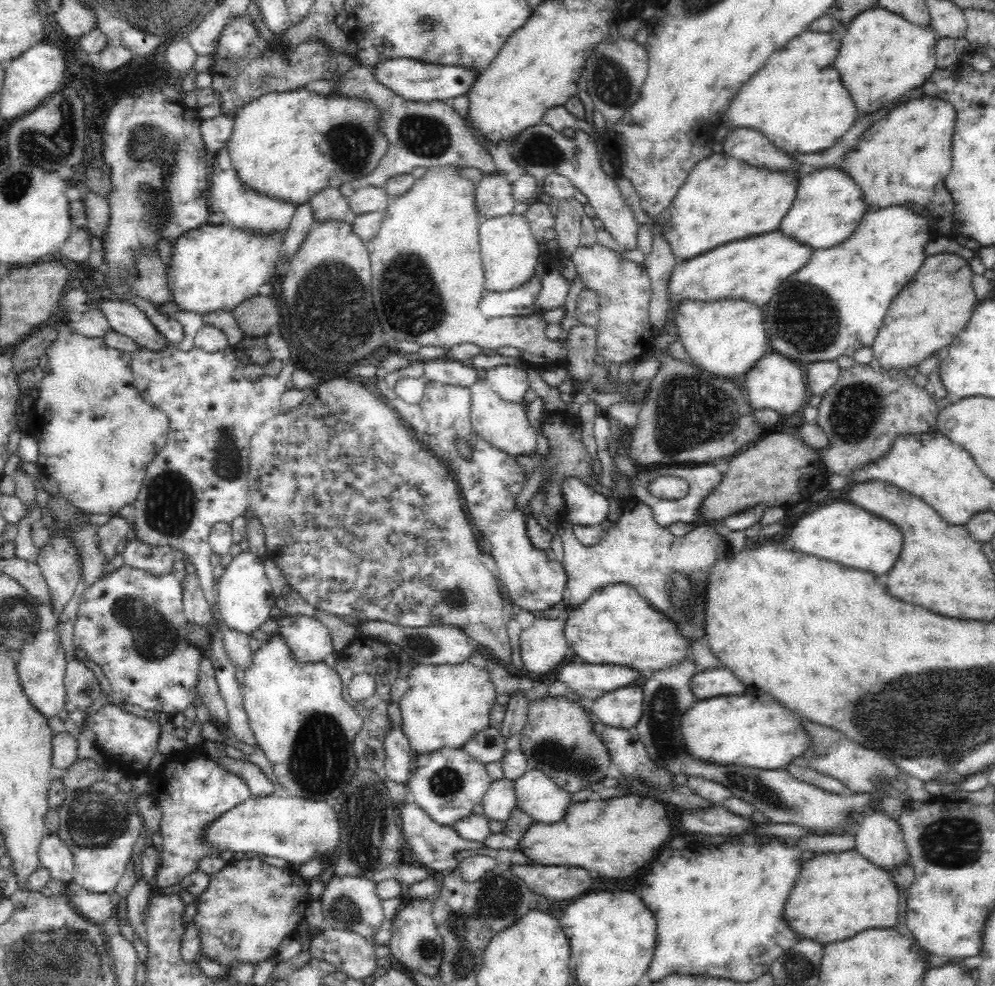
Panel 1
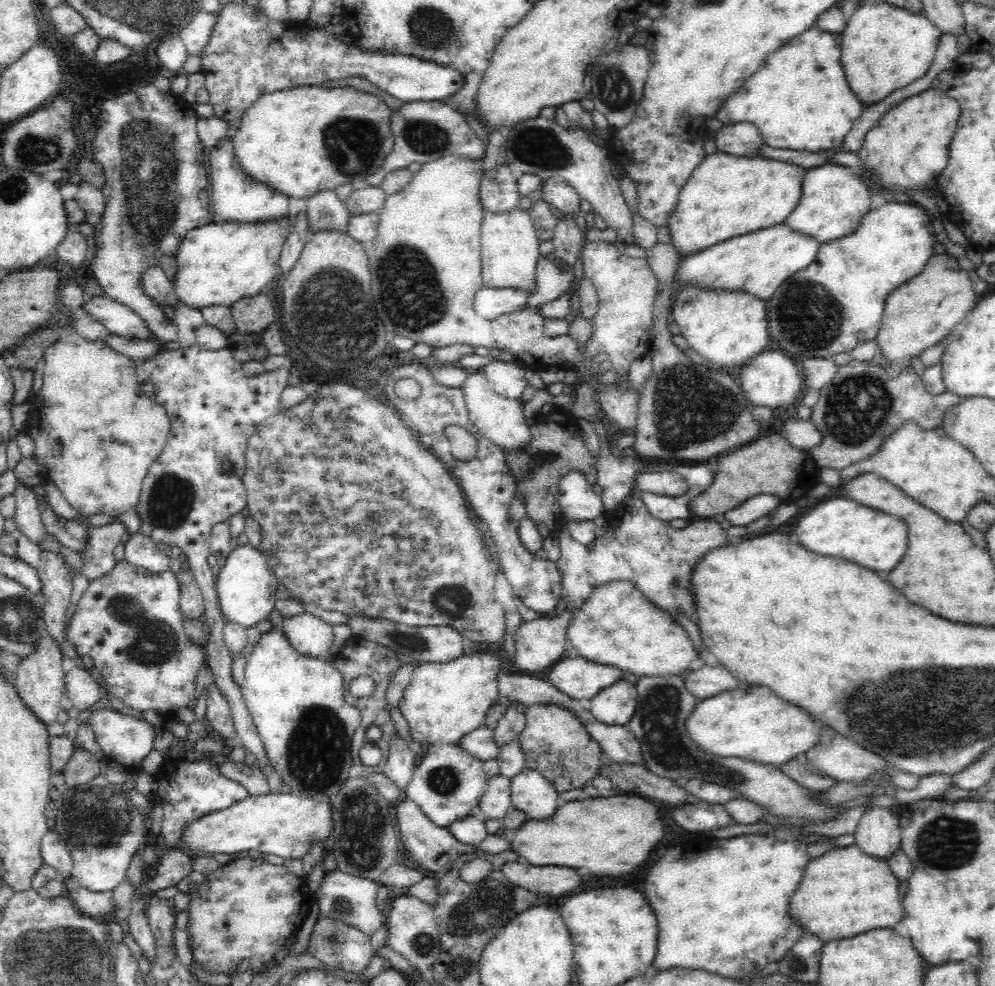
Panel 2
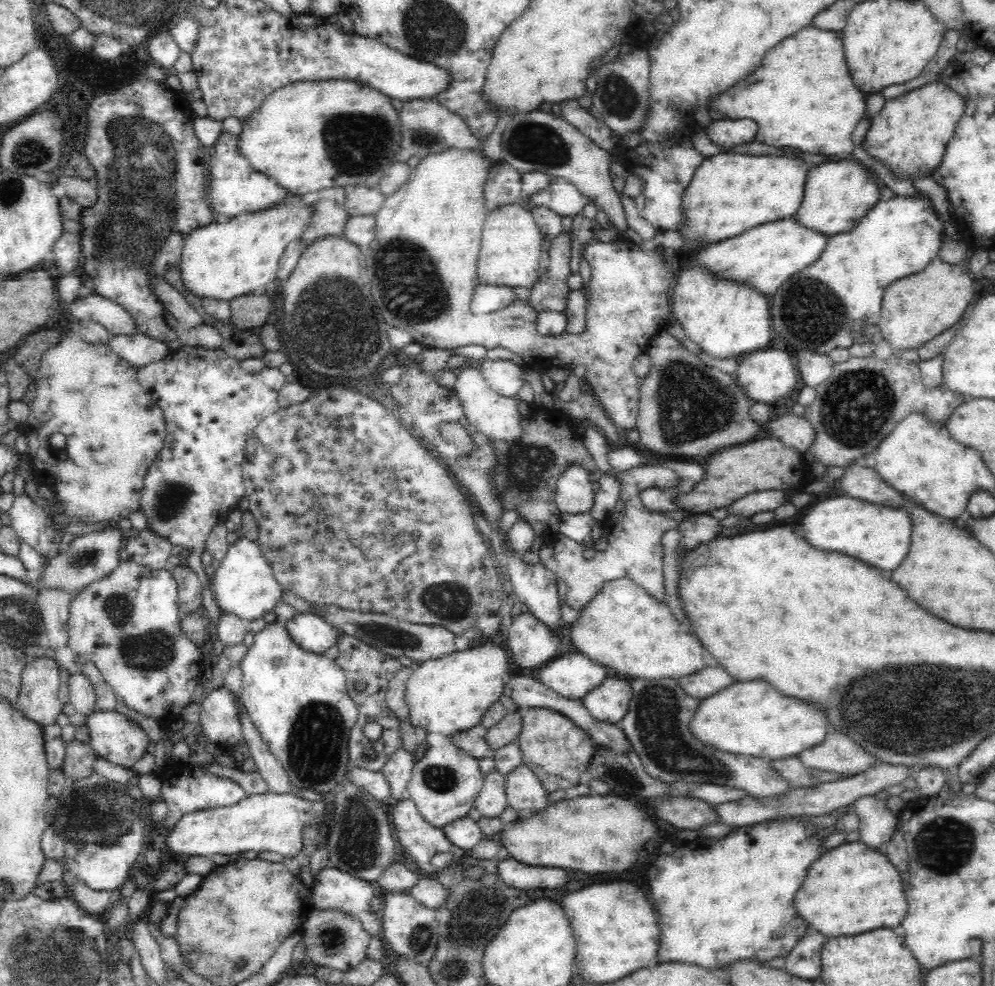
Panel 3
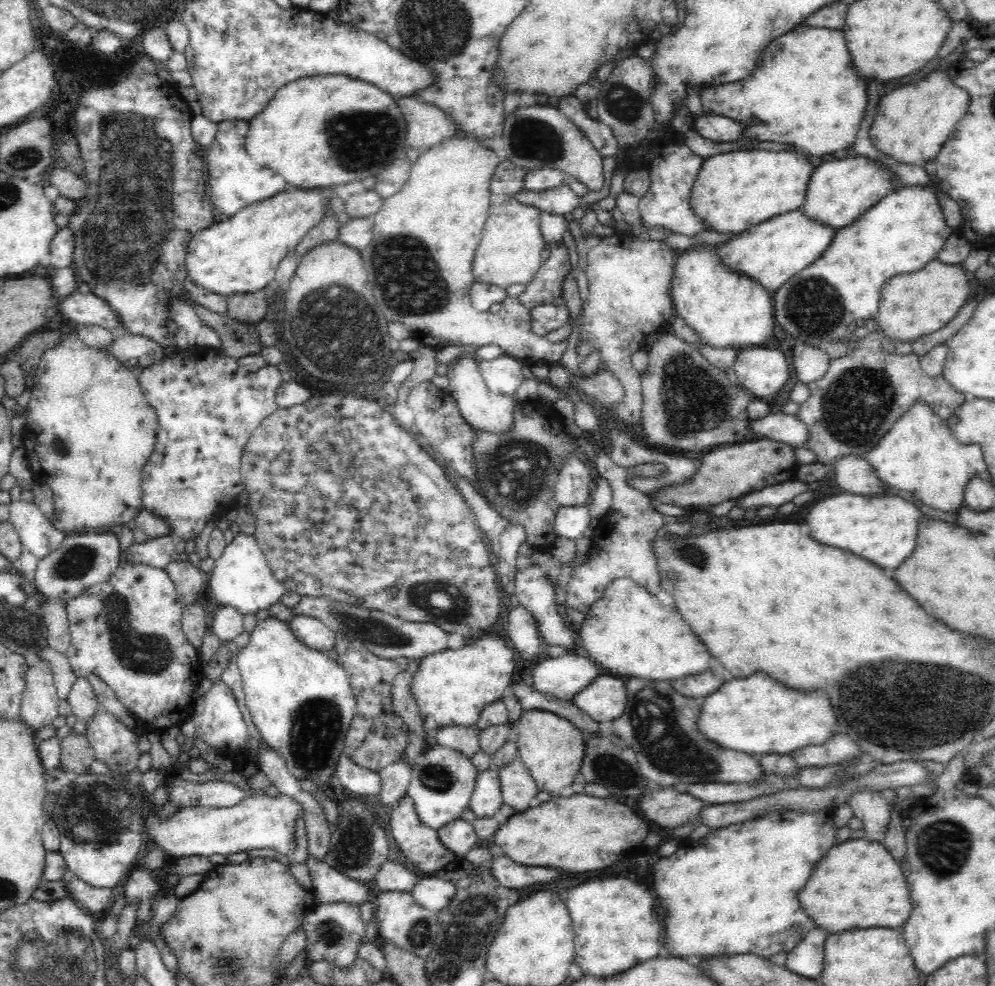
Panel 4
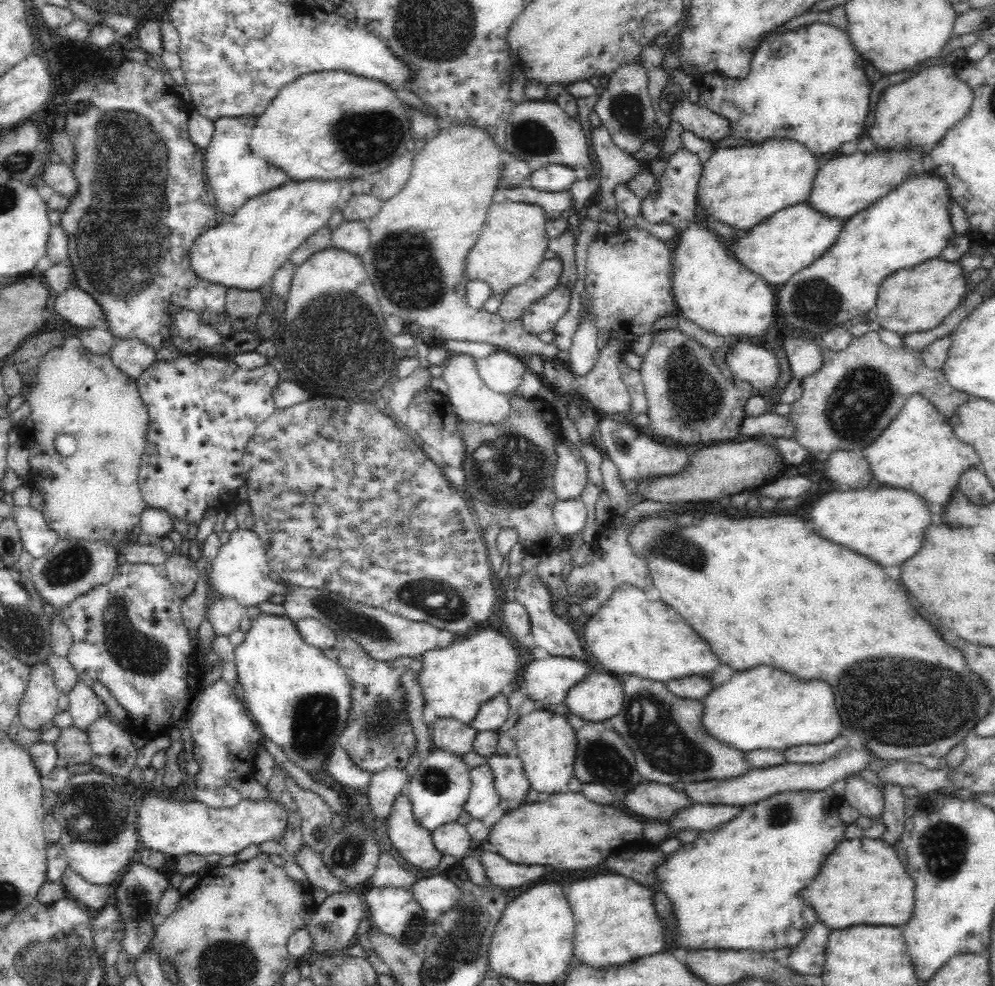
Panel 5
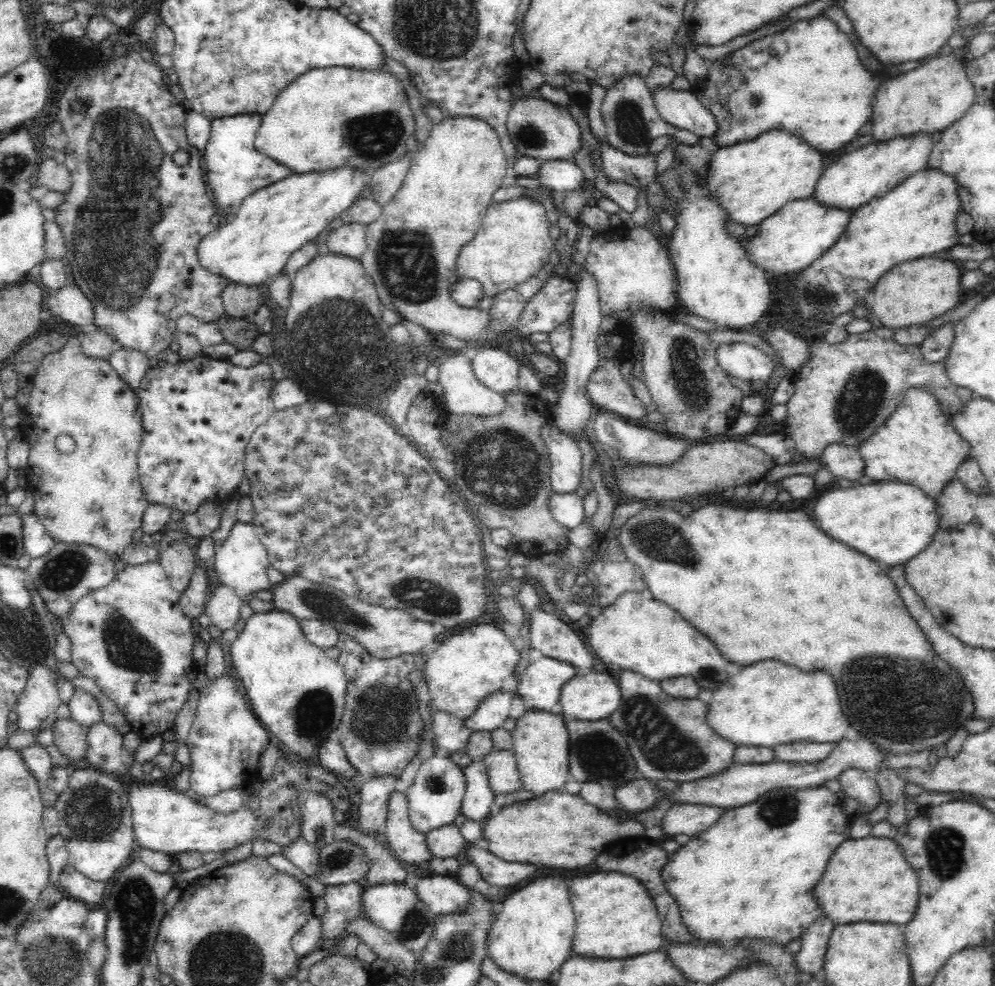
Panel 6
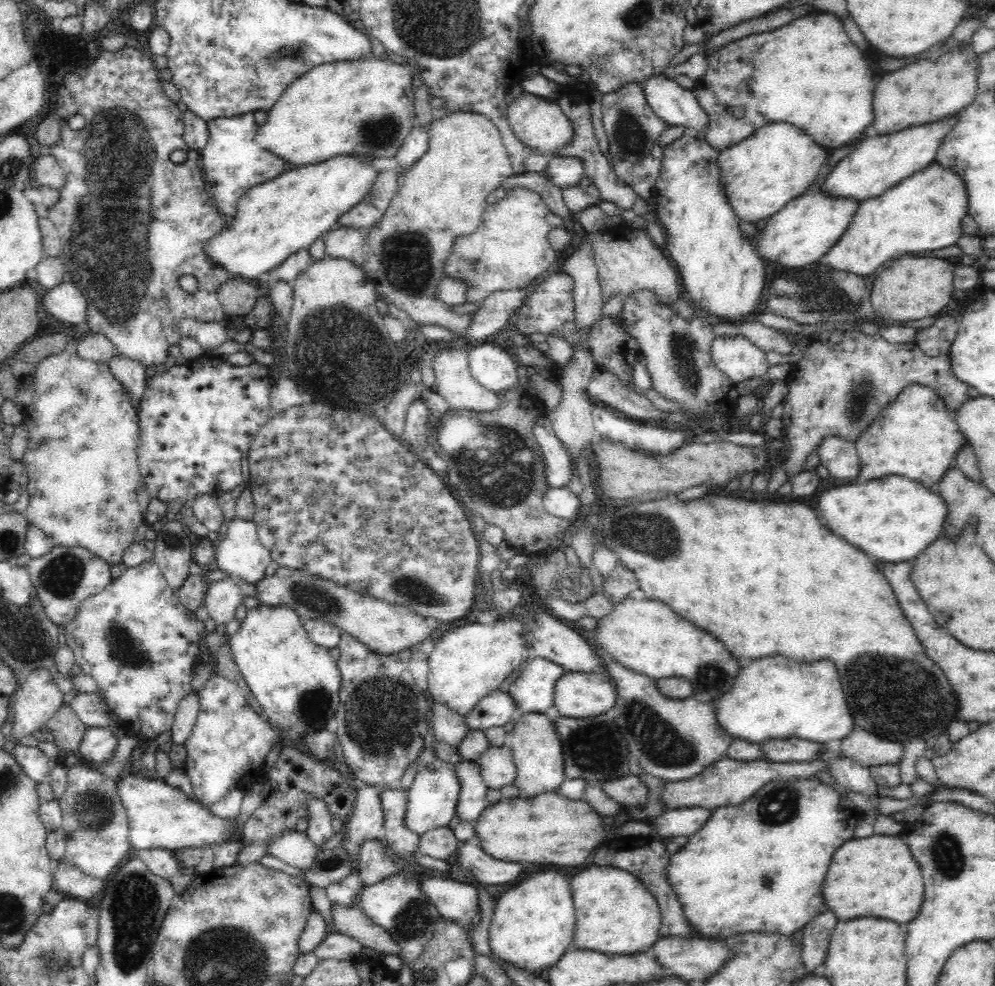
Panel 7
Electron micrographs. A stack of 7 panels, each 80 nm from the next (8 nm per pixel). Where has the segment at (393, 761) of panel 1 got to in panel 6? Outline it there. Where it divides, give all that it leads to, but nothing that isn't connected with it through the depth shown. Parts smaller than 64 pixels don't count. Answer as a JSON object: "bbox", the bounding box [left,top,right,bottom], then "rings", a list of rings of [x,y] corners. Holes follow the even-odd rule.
{"bbox":[349,777,399,835],"rings":[[[376,777],[363,783],[359,792],[357,820],[349,822],[366,835],[380,833],[385,828],[388,796],[393,792],[399,777]]]}

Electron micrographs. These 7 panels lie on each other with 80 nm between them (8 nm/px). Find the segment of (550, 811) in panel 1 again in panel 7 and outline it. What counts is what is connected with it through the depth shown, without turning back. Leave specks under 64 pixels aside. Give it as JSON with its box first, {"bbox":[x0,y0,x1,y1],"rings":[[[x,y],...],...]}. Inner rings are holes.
{"bbox":[476,743,516,788],"rings":[[[508,743],[502,746],[489,745],[476,762],[479,764],[480,776],[486,786],[500,788],[514,782],[516,765]]]}

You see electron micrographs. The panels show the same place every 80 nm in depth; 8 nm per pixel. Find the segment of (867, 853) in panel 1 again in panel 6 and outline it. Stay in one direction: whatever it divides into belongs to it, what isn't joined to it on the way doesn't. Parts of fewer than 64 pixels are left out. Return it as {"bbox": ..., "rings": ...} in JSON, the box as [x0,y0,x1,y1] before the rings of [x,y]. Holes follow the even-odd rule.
{"bbox":[836,766,882,811],"rings":[[[848,766],[836,776],[836,779],[841,789],[850,798],[857,800],[860,806],[866,806],[868,811],[873,811],[882,799],[880,787],[867,771]]]}

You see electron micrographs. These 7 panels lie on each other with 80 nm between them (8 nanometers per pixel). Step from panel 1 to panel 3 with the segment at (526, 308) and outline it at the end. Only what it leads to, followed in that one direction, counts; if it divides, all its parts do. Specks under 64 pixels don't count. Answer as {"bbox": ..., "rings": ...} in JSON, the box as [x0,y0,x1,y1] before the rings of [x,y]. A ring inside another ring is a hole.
{"bbox":[471,284,516,316],"rings":[[[478,284],[473,288],[471,310],[479,316],[488,316],[494,310],[508,306],[516,294],[511,287],[502,287],[492,284]]]}

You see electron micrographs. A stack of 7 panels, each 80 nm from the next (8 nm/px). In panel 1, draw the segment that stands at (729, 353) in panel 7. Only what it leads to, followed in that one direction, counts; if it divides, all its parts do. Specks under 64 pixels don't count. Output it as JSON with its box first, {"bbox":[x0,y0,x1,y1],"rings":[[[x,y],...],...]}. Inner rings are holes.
{"bbox":[742,352,809,414],"rings":[[[766,352],[754,366],[750,366],[742,376],[746,400],[750,402],[751,408],[767,408],[778,412],[778,414],[794,414],[796,410],[801,411],[807,405],[809,390],[802,376],[802,365],[795,360],[780,354],[779,352]]]}

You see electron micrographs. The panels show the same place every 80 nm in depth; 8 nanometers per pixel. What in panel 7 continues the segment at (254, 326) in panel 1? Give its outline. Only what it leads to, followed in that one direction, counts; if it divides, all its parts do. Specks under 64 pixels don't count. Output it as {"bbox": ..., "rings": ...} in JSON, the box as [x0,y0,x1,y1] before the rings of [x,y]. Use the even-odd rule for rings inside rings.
{"bbox":[216,277,263,318],"rings":[[[236,277],[228,278],[224,284],[218,286],[216,295],[227,318],[249,313],[254,308],[256,298],[263,296],[246,278]]]}

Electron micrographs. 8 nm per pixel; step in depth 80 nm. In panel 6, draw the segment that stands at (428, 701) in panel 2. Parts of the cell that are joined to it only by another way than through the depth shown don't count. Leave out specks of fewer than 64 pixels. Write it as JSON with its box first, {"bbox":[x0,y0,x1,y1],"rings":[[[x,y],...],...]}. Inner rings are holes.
{"bbox":[421,623,520,719],"rings":[[[474,623],[458,634],[438,640],[436,650],[421,656],[426,668],[424,677],[428,683],[429,706],[464,719],[478,708],[486,696],[501,690],[504,681],[514,675],[520,661],[520,648],[496,625]]]}

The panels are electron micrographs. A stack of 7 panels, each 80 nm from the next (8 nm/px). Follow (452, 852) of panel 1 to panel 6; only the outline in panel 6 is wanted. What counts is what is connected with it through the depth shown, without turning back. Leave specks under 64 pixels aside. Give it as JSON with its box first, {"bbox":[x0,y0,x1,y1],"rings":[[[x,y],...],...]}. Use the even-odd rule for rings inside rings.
{"bbox":[384,789,433,864],"rings":[[[396,789],[390,792],[384,829],[387,847],[392,854],[410,864],[416,864],[416,862],[428,864],[433,857],[432,853],[424,841],[424,833],[414,830],[411,826],[408,809],[407,794]]]}

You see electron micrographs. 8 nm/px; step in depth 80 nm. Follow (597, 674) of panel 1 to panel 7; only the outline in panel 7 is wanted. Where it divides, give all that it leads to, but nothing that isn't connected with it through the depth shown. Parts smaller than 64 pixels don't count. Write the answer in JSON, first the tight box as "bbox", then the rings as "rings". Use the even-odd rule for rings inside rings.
{"bbox":[509,654,567,713],"rings":[[[532,654],[520,676],[509,686],[514,706],[524,713],[543,713],[553,705],[554,682],[567,671],[554,662]]]}

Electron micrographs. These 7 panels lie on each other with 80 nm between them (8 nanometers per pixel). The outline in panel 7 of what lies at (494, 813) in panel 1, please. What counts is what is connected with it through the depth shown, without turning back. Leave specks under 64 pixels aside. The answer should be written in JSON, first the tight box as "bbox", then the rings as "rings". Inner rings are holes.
{"bbox":[454,760,486,822],"rings":[[[460,760],[454,763],[454,774],[460,785],[456,815],[462,822],[474,822],[485,810],[486,783],[480,776],[479,764],[476,761]]]}

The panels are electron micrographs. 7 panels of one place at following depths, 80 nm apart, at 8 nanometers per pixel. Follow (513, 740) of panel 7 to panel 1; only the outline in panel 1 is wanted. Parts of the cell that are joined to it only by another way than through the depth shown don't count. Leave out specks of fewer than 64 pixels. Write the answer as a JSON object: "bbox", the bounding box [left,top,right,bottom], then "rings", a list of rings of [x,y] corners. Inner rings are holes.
{"bbox":[520,695,610,793],"rings":[[[548,695],[547,697],[532,700],[527,710],[527,723],[520,732],[520,749],[526,755],[530,769],[541,770],[554,783],[567,793],[578,792],[586,788],[595,788],[599,780],[606,778],[610,766],[610,753],[600,737],[592,731],[590,715],[584,709],[587,705],[581,704],[582,699],[571,699],[568,696]]]}

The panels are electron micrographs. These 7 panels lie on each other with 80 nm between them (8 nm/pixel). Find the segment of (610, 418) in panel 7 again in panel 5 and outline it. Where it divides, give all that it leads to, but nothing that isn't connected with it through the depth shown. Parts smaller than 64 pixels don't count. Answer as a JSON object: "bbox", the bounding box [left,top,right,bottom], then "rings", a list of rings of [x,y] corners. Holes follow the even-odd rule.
{"bbox":[597,416,694,483],"rings":[[[599,416],[597,423],[602,442],[607,450],[606,456],[616,464],[621,480],[632,480],[637,483],[642,478],[678,474],[682,470],[682,466],[686,466],[686,462],[688,462],[688,452],[694,452],[694,448],[688,448],[688,446],[667,445],[666,442],[654,440],[624,420],[619,422]]]}

